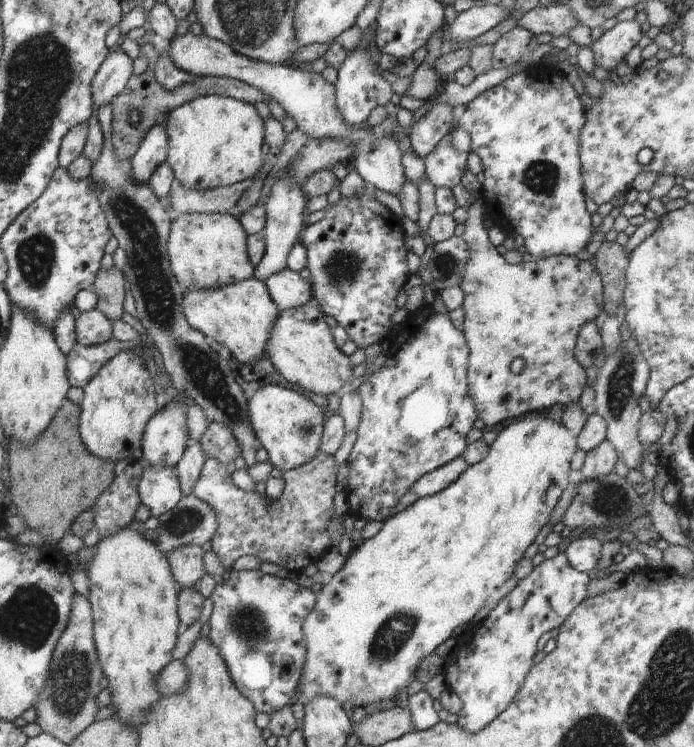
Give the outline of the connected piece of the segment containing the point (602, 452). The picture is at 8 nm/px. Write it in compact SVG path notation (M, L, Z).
M606 439L595 449L586 453L582 472L582 481L593 481L605 477L615 470L619 458L614 445Z

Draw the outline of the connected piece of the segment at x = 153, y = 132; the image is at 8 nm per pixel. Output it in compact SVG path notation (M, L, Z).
M165 124L155 126L147 132L138 150L129 160L132 178L137 185L146 185L155 170L166 160L168 137Z

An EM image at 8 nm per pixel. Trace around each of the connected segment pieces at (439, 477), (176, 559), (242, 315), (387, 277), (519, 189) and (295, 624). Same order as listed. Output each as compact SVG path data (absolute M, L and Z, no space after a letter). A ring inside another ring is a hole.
M460 455L448 464L429 472L419 478L409 491L415 492L422 497L427 497L448 488L470 465Z
M185 545L167 554L173 579L177 582L179 590L196 588L201 578L204 578L204 553L202 547Z
M254 277L219 289L186 291L181 302L188 324L212 336L242 365L253 365L266 354L279 308L266 285Z
M367 184L360 198L341 198L338 204L328 206L326 217L302 230L300 242L307 250L307 268L310 271L310 286L314 302L324 315L330 315L350 335L357 348L365 349L381 344L390 336L390 318L398 309L396 296L408 282L410 273L407 265L406 234L402 218L382 205L373 196L374 188Z
M541 62L539 64L532 64L523 72L506 79L499 85L485 90L479 96L474 98L468 105L464 114L460 116L457 125L463 127L471 138L471 151L478 154L483 164L484 182L482 185L484 198L484 212L489 214L489 218L498 225L509 236L517 236L520 234L524 238L527 252L535 256L535 258L544 258L554 255L572 255L580 250L586 249L590 238L592 238L592 221L591 214L588 213L585 205L585 194L583 191L583 172L580 158L579 136L586 122L585 108L580 103L580 97L566 75L556 66Z
M228 569L209 596L212 600L208 640L223 656L230 678L257 712L272 716L290 705L305 661L302 625L317 596L291 579L264 574L260 569Z

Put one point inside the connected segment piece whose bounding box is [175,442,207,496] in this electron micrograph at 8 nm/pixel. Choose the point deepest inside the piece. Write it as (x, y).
(188, 469)

